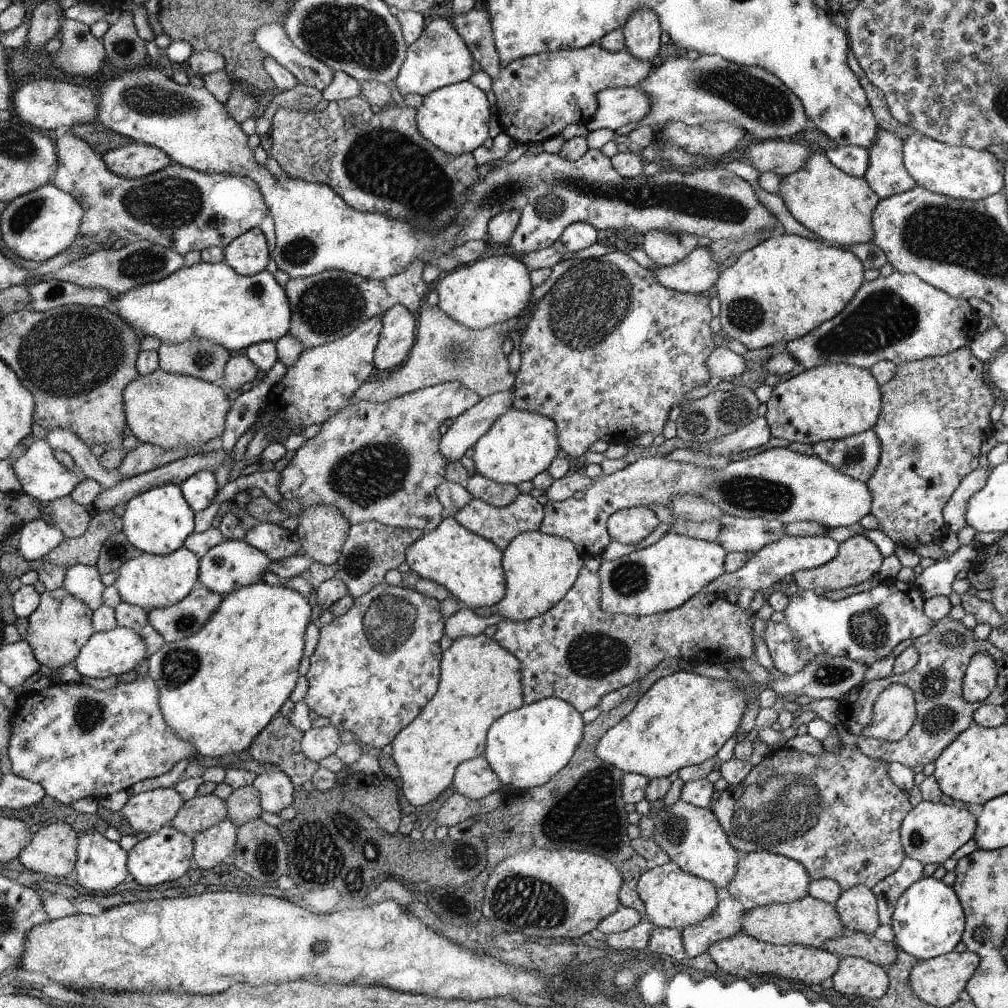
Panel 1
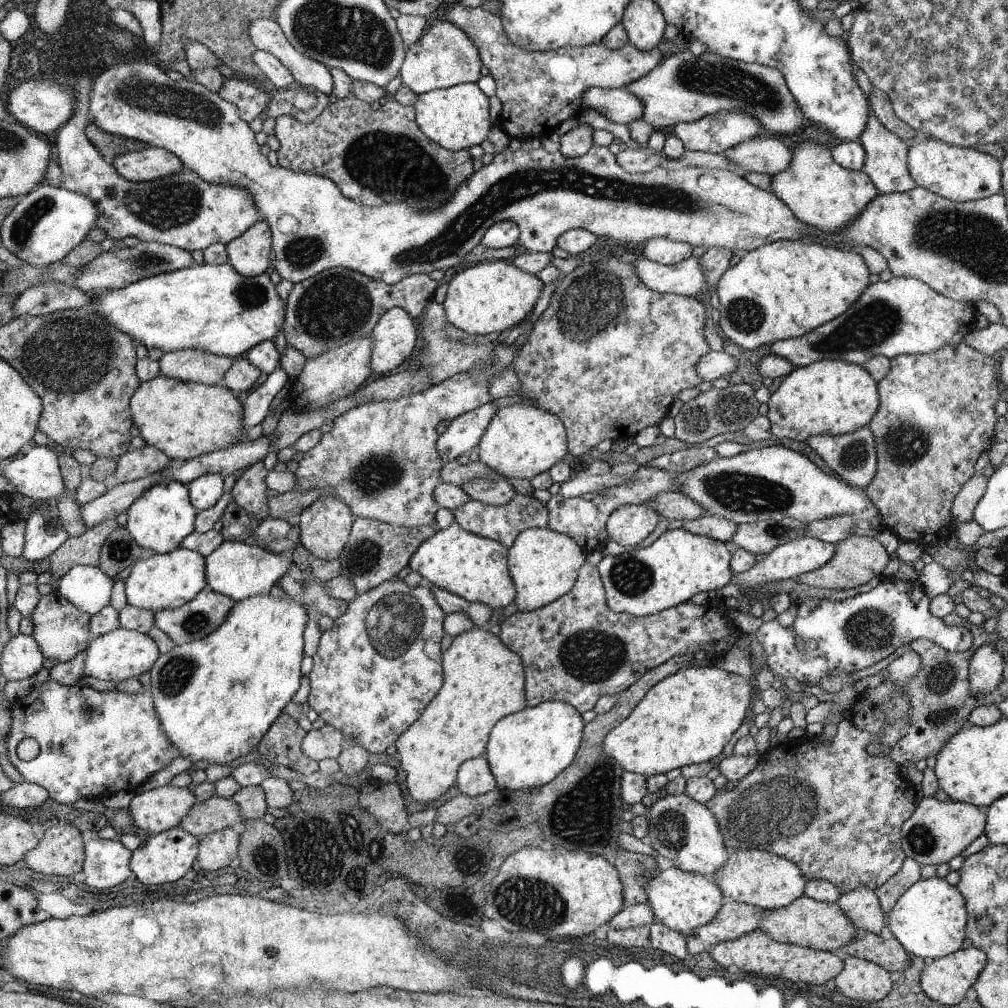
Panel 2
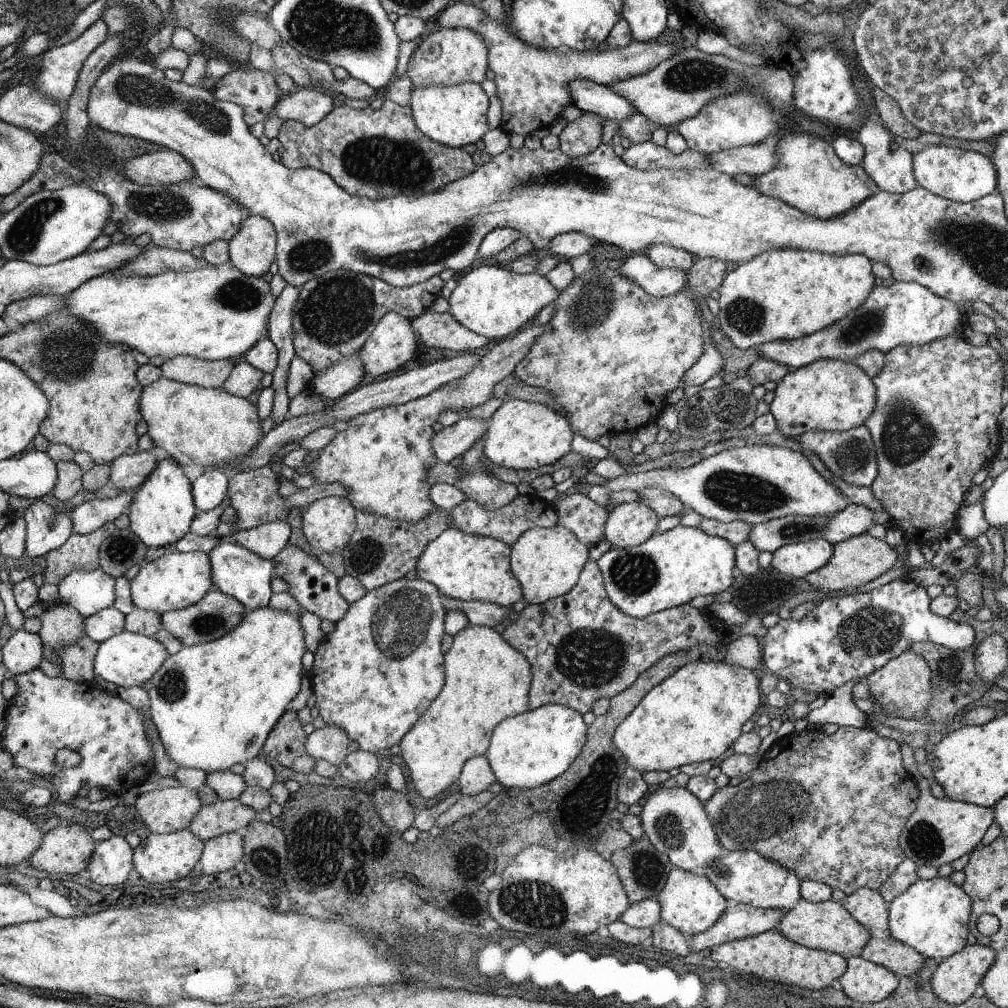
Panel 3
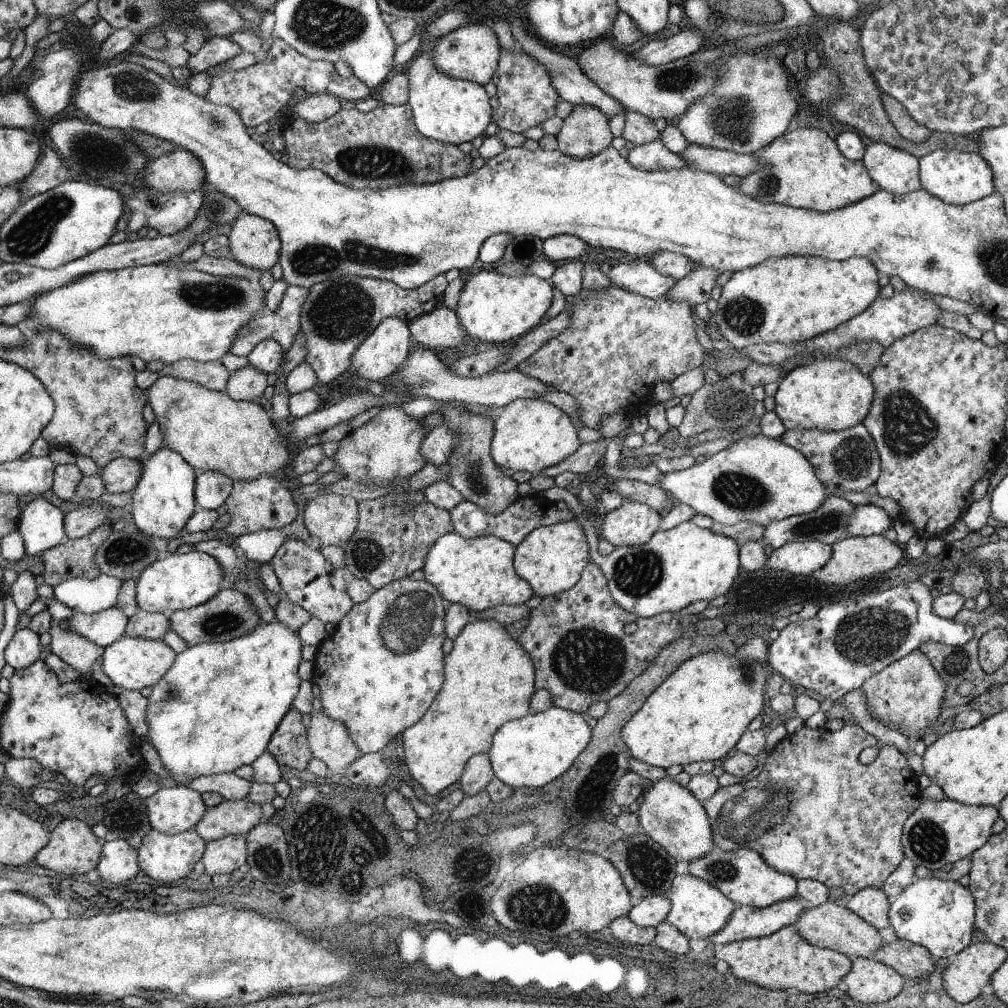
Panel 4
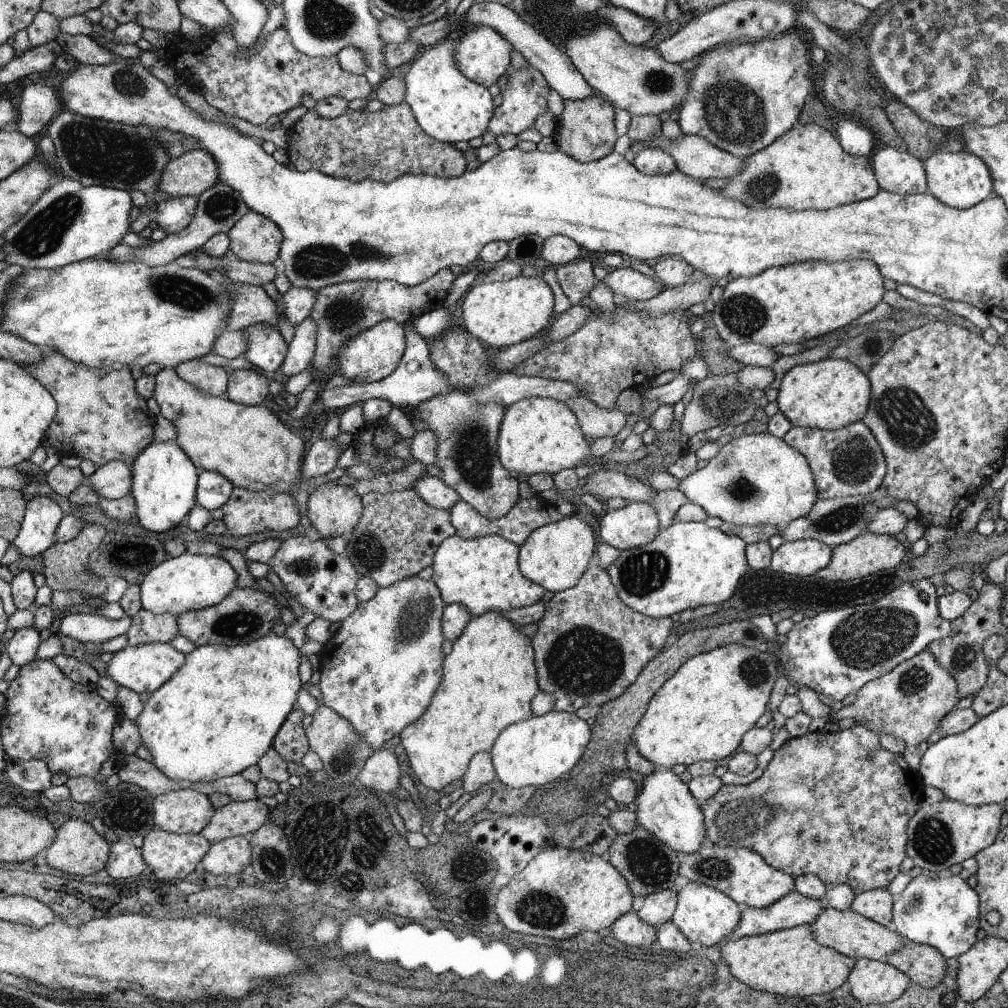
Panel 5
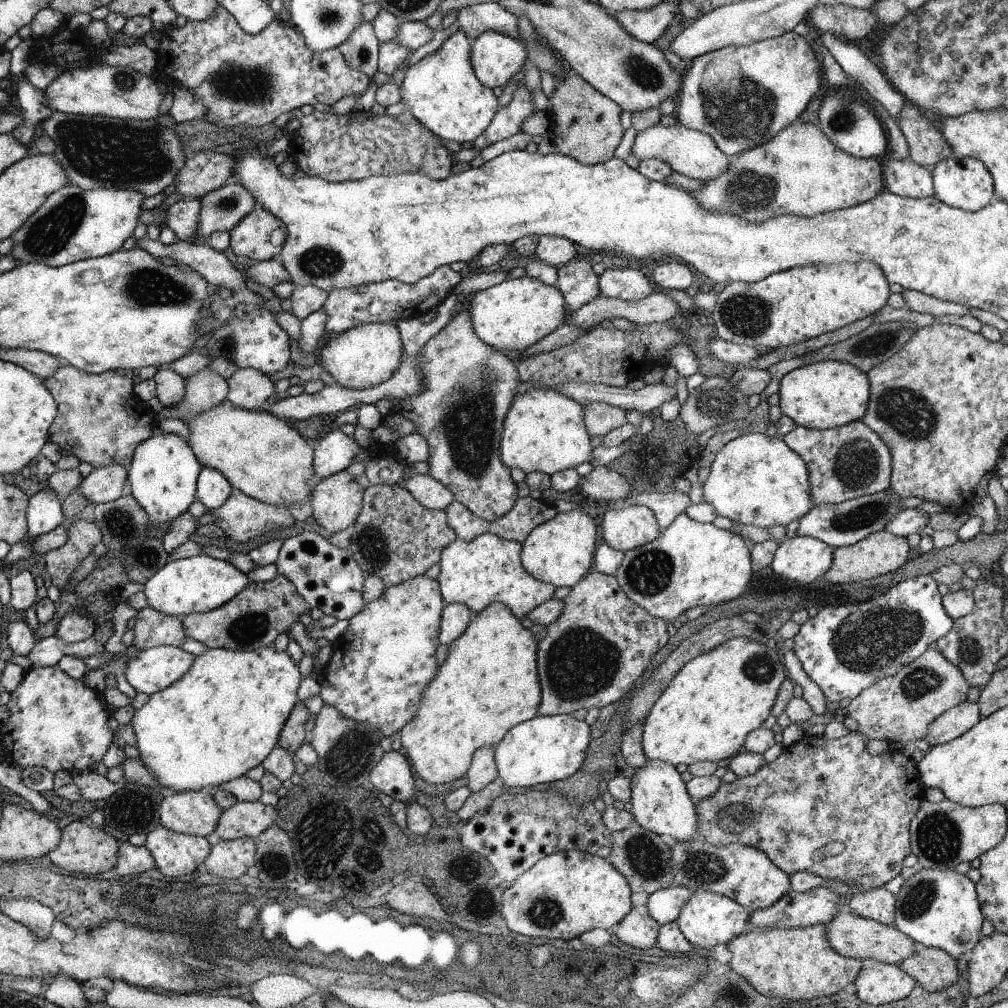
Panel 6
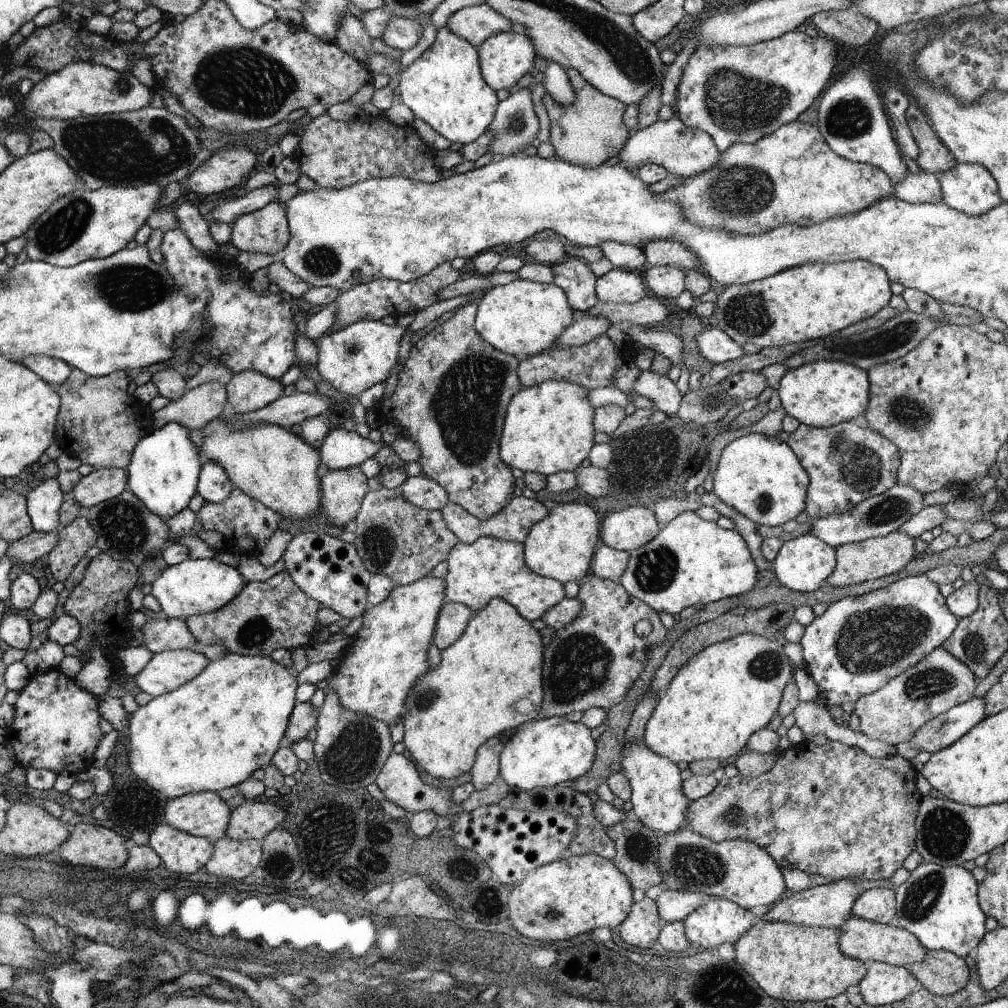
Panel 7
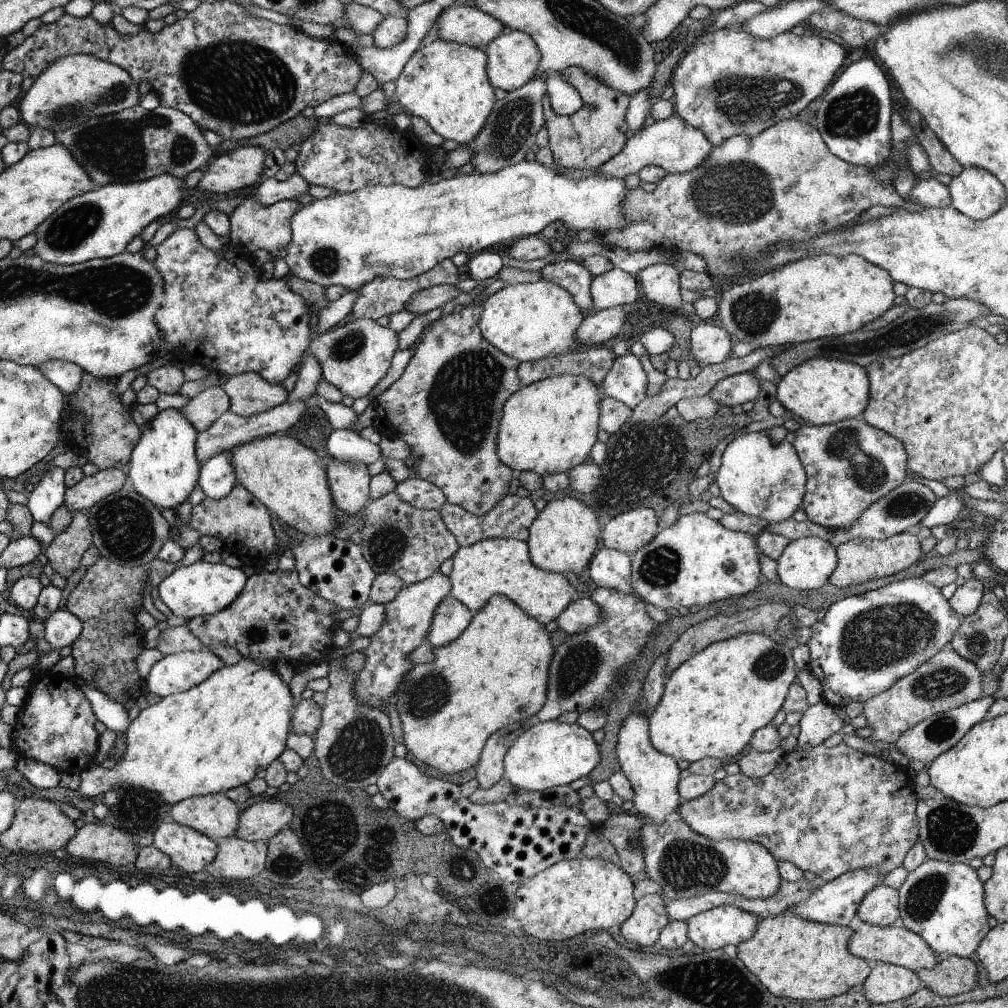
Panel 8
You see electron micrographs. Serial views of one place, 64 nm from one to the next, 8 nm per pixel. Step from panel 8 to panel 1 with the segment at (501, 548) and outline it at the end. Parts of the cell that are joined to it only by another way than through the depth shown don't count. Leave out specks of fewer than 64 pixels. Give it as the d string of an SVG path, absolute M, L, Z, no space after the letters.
M444 517L430 533L406 548L406 564L422 579L443 586L468 609L494 606L506 596L506 576L502 566L503 551L483 536L470 532L454 517Z

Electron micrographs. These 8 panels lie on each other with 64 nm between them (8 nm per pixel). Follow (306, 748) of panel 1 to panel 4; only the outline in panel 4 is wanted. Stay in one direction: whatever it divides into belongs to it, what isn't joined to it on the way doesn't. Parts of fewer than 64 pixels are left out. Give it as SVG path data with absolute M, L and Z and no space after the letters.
M322 706L311 712L306 727L311 753L326 764L332 775L345 775L348 766L356 758L364 756L364 752L354 744L345 724L330 718Z

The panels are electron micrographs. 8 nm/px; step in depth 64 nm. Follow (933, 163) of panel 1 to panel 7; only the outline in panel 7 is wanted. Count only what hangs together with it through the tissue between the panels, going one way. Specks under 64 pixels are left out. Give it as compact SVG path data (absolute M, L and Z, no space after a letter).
M956 162L952 170L938 174L938 178L942 201L968 216L982 216L1003 203L995 178L982 164Z

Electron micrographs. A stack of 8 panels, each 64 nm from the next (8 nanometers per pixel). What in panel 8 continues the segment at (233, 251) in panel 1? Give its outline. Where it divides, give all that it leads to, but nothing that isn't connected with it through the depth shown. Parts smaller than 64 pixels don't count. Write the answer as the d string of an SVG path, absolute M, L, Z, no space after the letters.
M250 196L245 198L229 216L229 239L236 247L250 250L264 248L269 253L278 253L280 248L286 248L291 243L293 235L293 217L299 210L303 200L283 200L274 204L260 204Z

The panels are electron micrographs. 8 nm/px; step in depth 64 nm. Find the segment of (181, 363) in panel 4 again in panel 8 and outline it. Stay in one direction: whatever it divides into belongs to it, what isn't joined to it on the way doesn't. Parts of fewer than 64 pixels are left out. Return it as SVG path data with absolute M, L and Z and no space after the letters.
M218 385L205 388L200 394L190 399L186 406L179 408L195 422L200 432L208 430L222 416L229 411L230 400L226 391Z

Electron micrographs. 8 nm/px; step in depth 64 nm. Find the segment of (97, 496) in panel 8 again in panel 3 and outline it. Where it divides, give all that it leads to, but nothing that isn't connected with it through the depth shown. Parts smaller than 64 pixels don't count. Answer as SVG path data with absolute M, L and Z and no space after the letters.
M153 448L146 452L120 455L110 464L110 482L123 490L136 490L151 475L158 460L162 458L159 450Z

